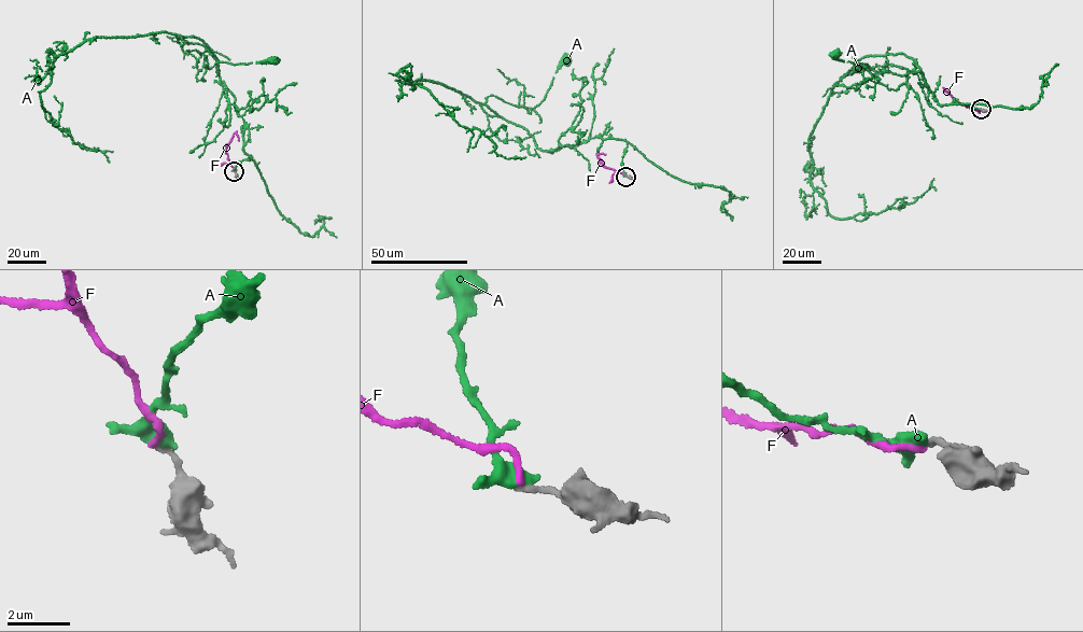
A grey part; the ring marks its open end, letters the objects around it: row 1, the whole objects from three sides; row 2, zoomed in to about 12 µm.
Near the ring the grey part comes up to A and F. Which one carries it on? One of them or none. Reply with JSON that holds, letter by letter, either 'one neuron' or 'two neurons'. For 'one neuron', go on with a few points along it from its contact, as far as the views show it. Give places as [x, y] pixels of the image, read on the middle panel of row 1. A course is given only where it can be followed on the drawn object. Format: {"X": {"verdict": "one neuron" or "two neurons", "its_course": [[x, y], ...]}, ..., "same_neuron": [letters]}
{"A": {"verdict": "two neurons"}, "F": {"verdict": "two neurons"}, "same_neuron": []}

